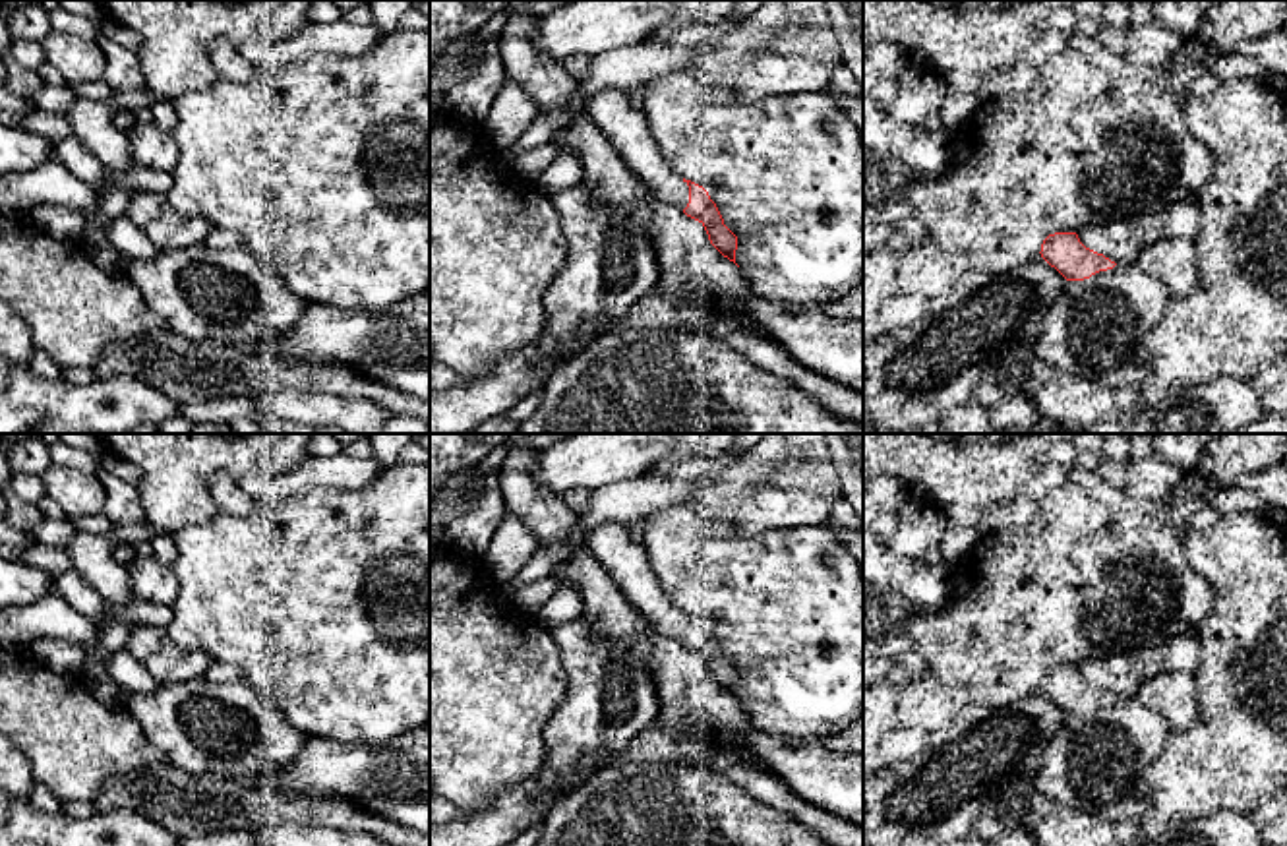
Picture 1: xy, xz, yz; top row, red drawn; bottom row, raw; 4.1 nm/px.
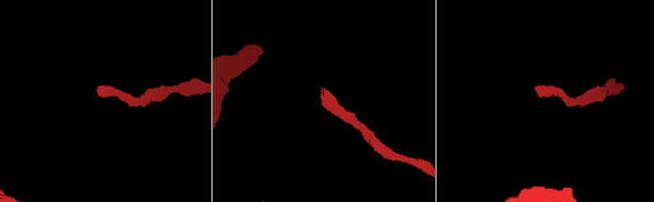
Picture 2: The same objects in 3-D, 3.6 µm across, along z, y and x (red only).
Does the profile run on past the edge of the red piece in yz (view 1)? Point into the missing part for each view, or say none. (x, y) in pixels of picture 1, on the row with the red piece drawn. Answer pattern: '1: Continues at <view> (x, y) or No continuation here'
1: No continuation here

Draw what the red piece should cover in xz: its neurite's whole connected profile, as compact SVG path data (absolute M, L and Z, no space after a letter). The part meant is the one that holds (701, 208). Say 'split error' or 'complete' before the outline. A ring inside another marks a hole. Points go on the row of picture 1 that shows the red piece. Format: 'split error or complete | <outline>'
split error | M602 89L586 106L592 122L610 137L619 155L656 190L656 194L677 205L687 217L699 221L710 244L735 263L737 236L724 219L708 192L677 176L660 155L643 110L629 105L623 89Z

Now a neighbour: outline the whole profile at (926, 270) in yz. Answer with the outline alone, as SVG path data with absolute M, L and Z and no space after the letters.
M931 240L910 244L898 259L900 288L921 298L937 298L968 271L970 261L964 254L946 252Z

